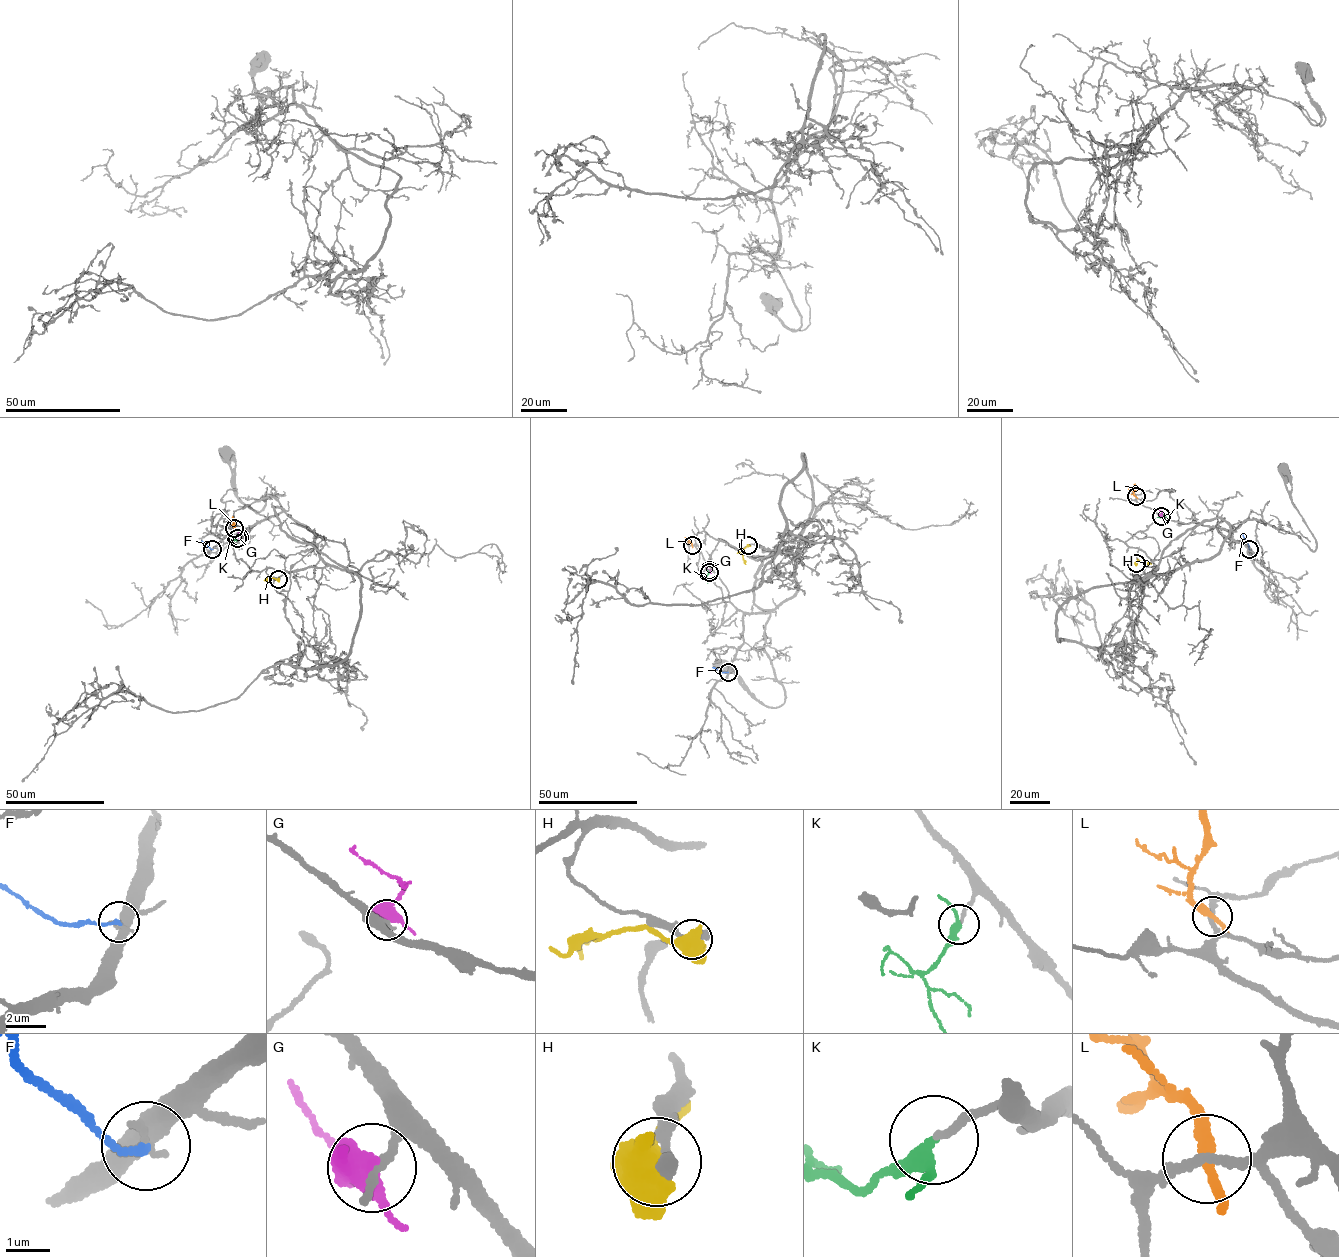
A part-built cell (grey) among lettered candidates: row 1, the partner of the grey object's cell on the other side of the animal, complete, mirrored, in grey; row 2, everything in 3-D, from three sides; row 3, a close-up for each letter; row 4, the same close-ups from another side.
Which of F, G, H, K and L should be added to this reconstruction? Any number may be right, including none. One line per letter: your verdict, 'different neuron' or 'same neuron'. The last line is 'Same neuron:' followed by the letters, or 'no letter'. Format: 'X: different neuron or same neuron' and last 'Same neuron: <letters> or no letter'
F: different neuron
G: different neuron
H: different neuron
K: same neuron
L: different neuron
Same neuron: K

